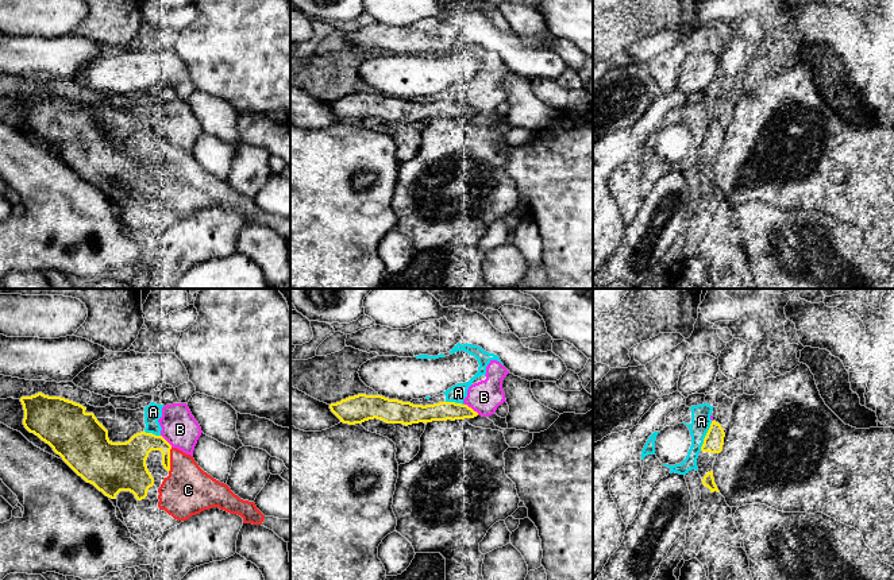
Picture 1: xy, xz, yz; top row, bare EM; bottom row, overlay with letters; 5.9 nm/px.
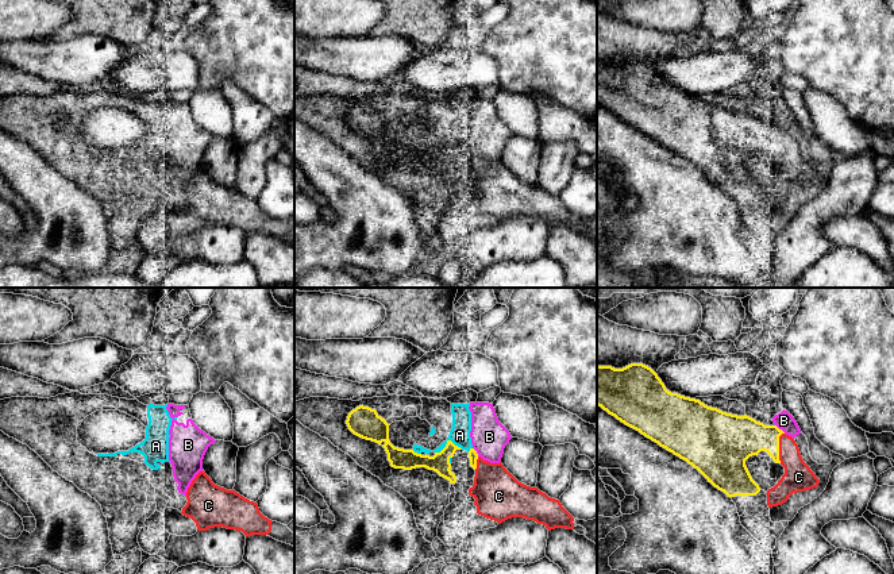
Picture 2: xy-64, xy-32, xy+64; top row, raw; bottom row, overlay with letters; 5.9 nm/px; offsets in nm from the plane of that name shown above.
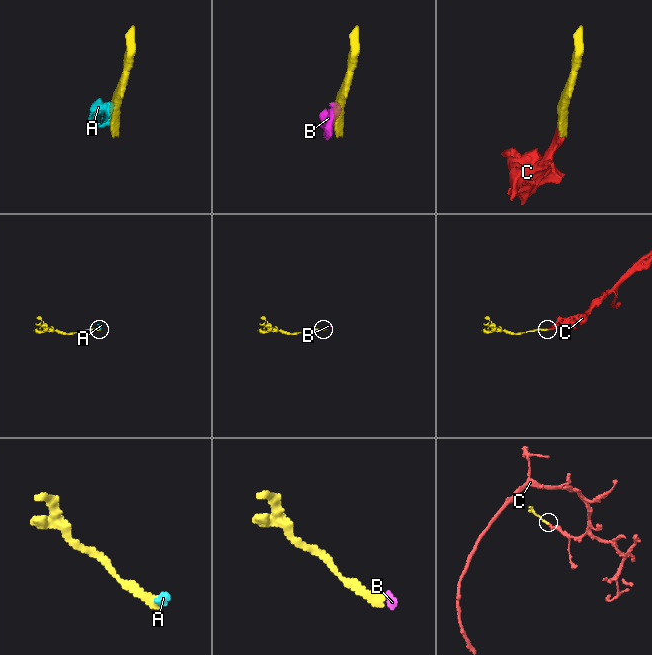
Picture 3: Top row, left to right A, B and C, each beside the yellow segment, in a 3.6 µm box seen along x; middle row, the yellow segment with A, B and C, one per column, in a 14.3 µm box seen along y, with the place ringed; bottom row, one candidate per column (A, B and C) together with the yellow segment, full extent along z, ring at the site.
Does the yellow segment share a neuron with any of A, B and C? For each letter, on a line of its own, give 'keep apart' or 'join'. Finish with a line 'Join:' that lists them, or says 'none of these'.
A: keep apart
B: keep apart
C: join
Join: C

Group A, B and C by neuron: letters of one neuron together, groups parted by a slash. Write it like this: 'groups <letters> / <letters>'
groups A B / C

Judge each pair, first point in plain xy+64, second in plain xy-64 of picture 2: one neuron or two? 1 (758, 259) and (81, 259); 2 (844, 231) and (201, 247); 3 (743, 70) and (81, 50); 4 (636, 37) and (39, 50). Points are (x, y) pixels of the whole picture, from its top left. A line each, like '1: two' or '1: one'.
1: one
2: two
3: two
4: one

